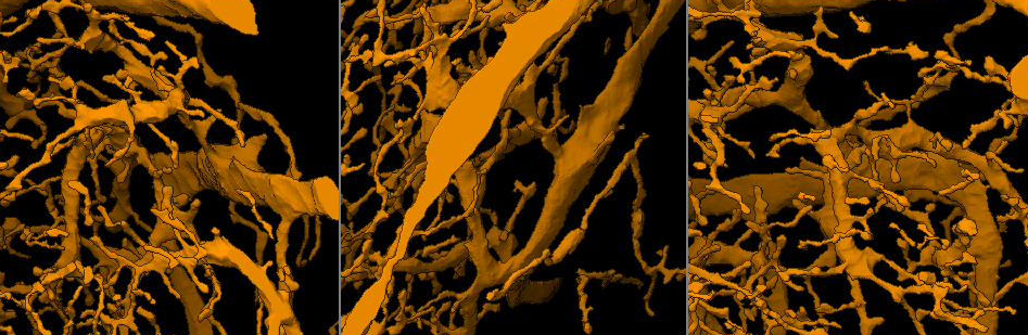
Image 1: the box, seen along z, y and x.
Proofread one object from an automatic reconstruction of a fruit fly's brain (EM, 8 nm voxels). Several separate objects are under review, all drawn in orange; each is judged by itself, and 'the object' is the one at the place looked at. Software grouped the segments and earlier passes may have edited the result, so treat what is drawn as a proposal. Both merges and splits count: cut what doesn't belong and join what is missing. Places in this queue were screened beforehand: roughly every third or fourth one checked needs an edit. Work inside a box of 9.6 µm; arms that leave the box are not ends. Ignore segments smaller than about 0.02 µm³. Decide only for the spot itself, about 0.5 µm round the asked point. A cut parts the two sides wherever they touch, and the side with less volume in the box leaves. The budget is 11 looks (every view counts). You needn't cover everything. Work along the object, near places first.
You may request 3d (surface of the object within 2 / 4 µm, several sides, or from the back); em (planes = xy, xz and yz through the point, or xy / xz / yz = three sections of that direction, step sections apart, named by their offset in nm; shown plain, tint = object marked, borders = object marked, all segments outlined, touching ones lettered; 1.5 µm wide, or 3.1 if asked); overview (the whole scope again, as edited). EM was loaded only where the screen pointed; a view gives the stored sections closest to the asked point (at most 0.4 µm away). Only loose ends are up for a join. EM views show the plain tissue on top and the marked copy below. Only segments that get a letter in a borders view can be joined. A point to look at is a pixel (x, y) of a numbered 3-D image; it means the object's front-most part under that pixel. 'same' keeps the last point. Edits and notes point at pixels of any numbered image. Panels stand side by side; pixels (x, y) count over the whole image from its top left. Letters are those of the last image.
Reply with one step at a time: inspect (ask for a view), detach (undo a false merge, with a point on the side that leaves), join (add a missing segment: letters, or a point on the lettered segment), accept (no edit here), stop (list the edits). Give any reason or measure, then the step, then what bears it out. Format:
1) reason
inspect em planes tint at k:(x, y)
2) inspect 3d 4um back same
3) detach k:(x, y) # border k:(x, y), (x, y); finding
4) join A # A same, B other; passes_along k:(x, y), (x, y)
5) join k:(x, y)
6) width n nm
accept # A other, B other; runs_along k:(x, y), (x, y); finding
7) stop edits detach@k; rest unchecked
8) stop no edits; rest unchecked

an open end
inspect em yz step 4 borders at 1:(1013, 313)

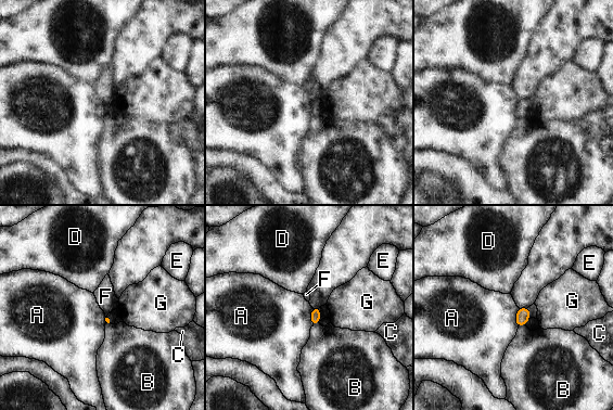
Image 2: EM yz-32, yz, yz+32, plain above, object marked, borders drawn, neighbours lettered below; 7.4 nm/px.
cut it another way
inspect em planes borders same

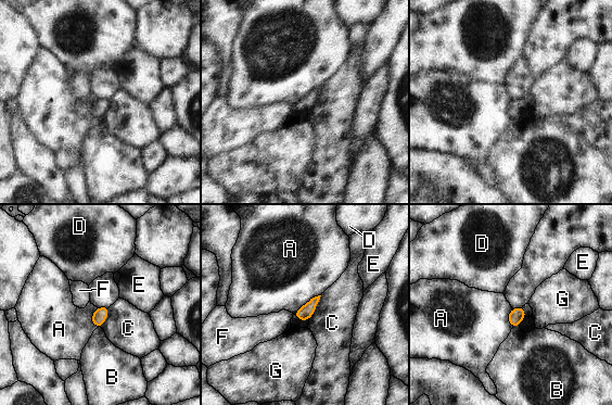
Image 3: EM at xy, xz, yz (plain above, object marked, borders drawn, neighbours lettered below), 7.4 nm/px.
width 100 nm
accept # A other, B other, C other, D other, E other, F other, G other; border 3:(320, 294), (310, 298), (293, 313); none of them fits

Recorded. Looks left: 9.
an open end
inspect em planes borders at 1:(22, 56)

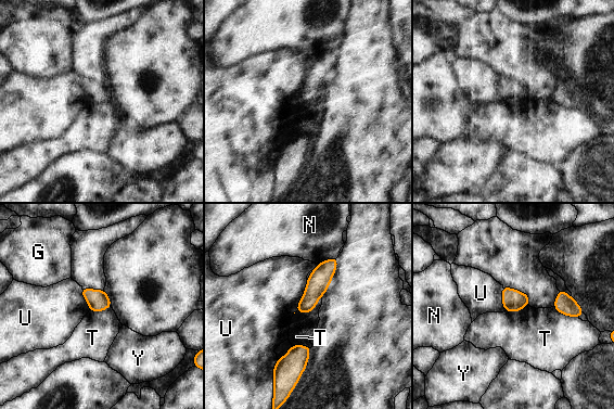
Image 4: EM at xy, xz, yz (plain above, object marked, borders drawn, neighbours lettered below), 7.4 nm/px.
longest_contact U 260 nm
accept # G other, N other, T other, U other, Y other; none of them fits

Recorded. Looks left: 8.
thin end
inspect em planes borders at 1:(170, 172)

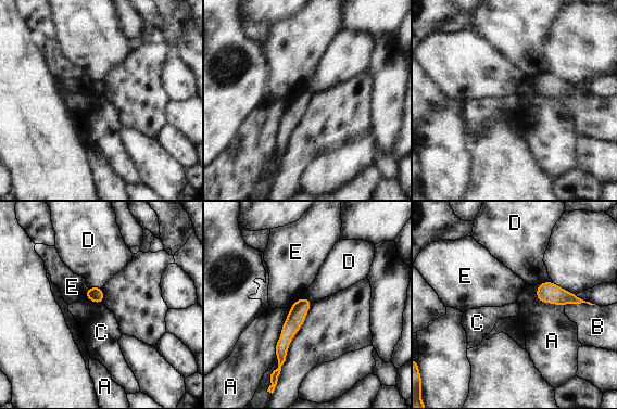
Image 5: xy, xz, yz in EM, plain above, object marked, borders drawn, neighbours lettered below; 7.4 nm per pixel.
longest_contact A 400 nm
accept # A other, B other, C other, D other, E other; border 5:(86, 297), (101, 303); none of them fits

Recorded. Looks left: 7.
an open end
inspect em planes borders at 1:(450, 36)

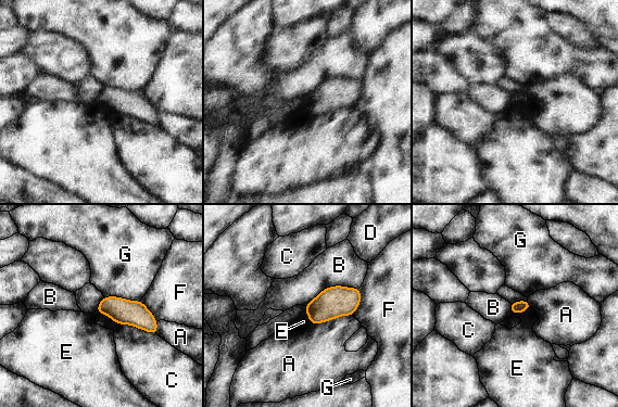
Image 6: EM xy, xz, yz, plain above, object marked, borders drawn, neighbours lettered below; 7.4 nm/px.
accept # A other, B other, C other, D other, E other, F other, G other; border 6:(531, 308), (517, 314); no lettered segment goes on from it

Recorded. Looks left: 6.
stop no edits; rest unchecked

